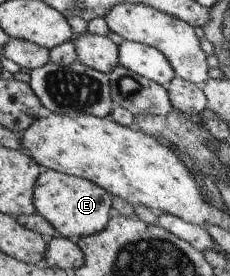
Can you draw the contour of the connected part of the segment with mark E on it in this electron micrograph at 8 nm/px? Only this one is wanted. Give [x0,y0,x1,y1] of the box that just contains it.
[34,170,111,239]

